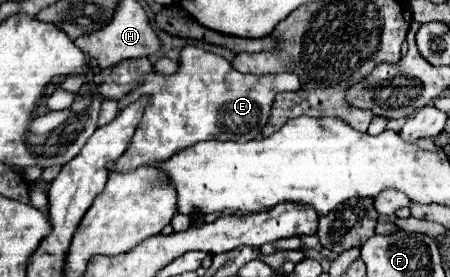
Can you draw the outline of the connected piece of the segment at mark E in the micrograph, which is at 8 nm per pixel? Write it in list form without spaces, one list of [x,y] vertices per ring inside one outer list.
[[[188,45],[182,49],[180,69],[174,75],[162,77],[162,75],[150,73],[124,101],[120,101],[120,103],[130,103],[130,101],[134,101],[134,97],[140,97],[140,95],[152,97],[152,101],[144,109],[142,121],[138,123],[136,133],[134,133],[128,149],[124,151],[124,155],[116,163],[110,165],[110,169],[128,173],[128,171],[136,171],[138,167],[144,167],[144,165],[162,163],[162,161],[168,161],[178,151],[182,151],[184,147],[196,145],[198,141],[208,141],[208,139],[250,141],[250,139],[258,139],[258,137],[262,137],[262,127],[270,119],[274,97],[278,93],[284,93],[284,91],[298,91],[300,87],[302,87],[300,79],[294,73],[276,73],[276,75],[240,73],[224,57],[210,53],[210,51],[204,51],[200,47]]]

